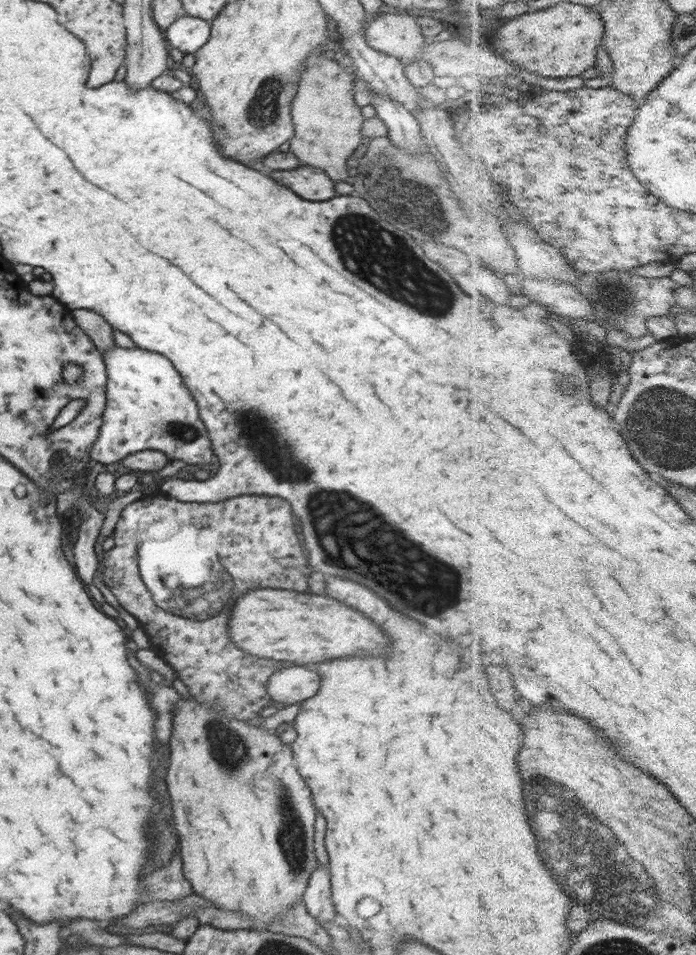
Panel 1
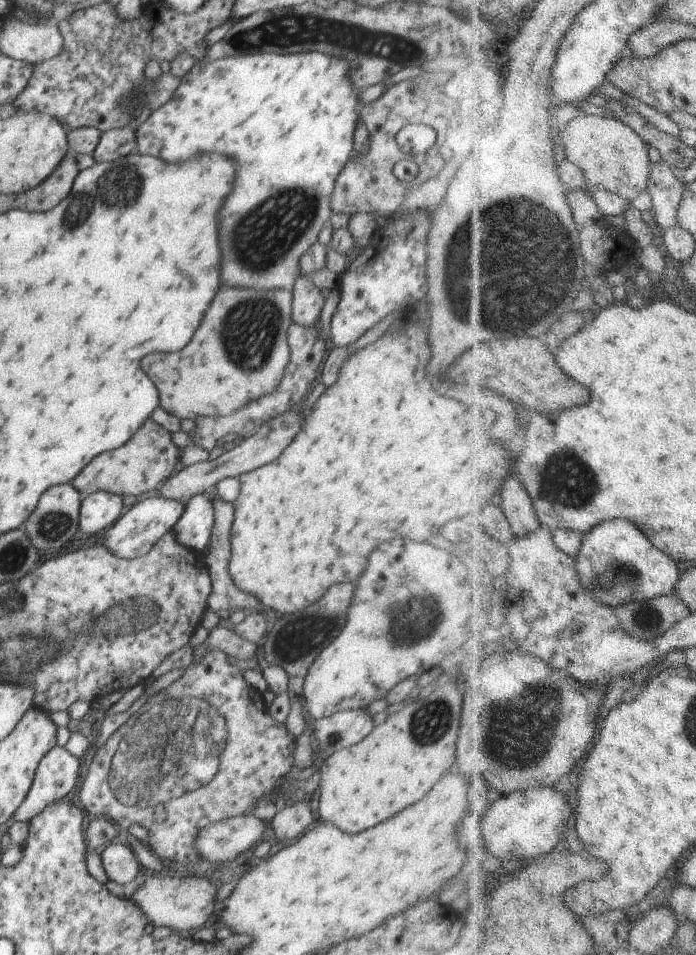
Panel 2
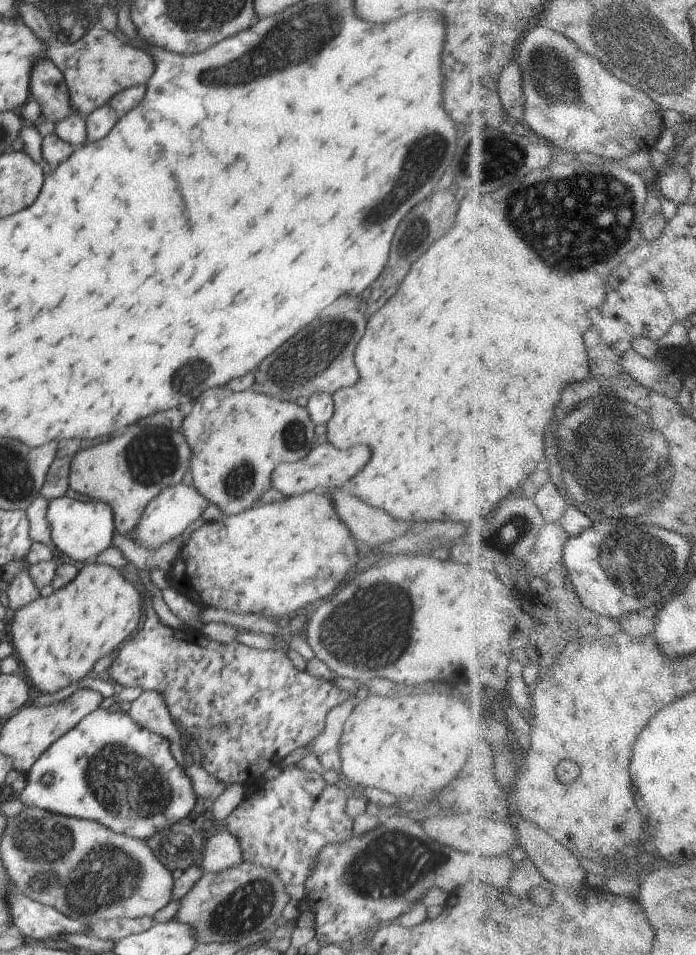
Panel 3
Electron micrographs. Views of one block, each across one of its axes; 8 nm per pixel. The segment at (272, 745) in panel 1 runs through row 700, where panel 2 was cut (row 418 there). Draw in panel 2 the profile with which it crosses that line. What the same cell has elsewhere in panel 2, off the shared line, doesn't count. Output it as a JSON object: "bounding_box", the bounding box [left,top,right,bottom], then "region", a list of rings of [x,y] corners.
{"bounding_box":[142,288,293,420],"region":[[[287,288],[218,290],[194,338],[180,352],[152,354],[142,360],[142,370],[159,393],[159,406],[181,420],[195,420],[198,416],[227,416],[246,406],[250,400],[262,398],[278,388],[284,368],[291,358],[288,328],[292,324],[293,292]]]}

